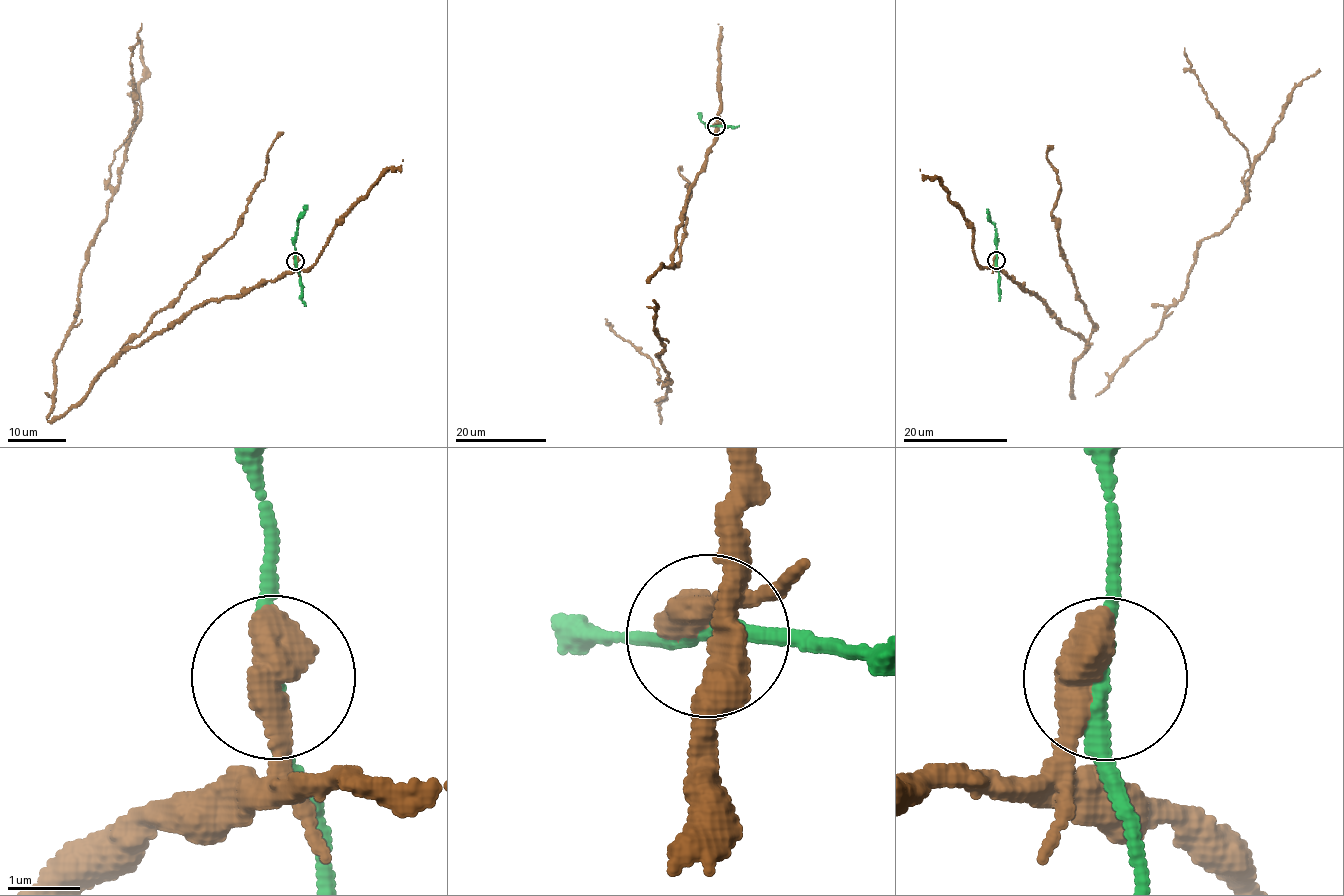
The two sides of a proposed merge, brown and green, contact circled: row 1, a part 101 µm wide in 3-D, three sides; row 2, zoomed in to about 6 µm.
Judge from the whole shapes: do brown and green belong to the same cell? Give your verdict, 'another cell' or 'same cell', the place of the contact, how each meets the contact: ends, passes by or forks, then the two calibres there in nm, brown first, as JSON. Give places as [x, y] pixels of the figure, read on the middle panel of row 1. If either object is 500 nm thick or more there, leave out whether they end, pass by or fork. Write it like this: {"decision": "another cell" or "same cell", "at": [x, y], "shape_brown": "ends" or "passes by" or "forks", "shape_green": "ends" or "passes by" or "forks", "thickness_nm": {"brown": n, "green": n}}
{"decision": "another cell", "at": [716, 126], "thickness_nm": {"brown": 650, "green": 190}}

